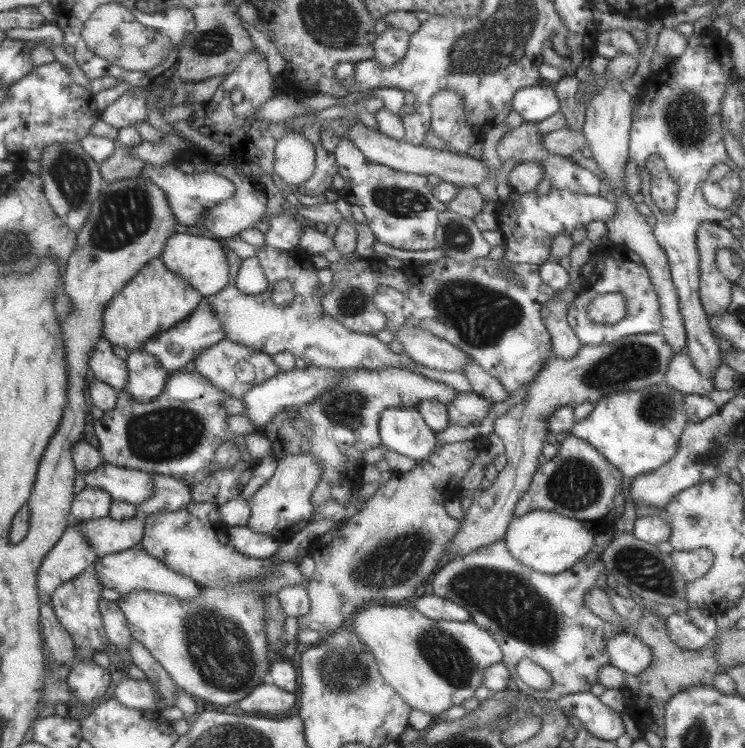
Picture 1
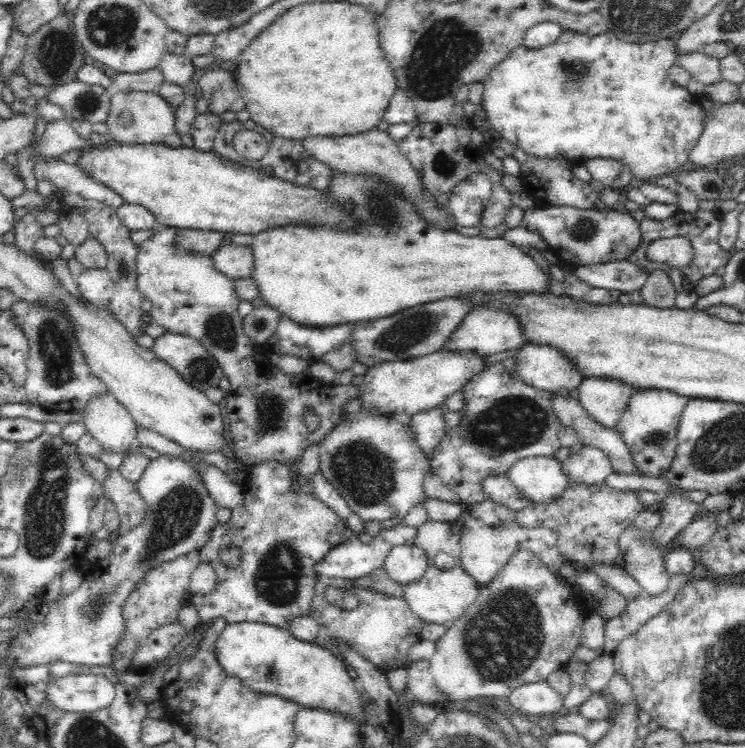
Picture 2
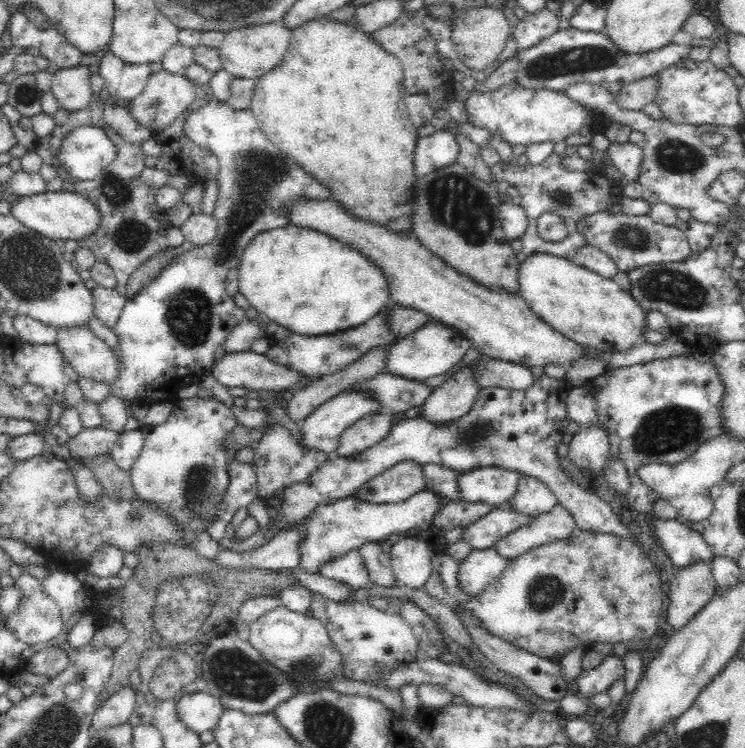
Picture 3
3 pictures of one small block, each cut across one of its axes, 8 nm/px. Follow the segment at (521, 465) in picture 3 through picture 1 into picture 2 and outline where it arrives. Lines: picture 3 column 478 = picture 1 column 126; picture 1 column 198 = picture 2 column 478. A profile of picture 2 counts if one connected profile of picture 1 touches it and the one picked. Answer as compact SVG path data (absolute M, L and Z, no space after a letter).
M513 353L492 360L486 368L472 377L463 386L465 407L461 411L460 424L448 431L440 445L427 455L430 468L452 492L459 496L464 504L479 503L486 500L482 482L490 474L507 473L519 460L532 456L553 457L561 447L558 436L563 427L553 407L553 393L537 389L522 382L516 368Z

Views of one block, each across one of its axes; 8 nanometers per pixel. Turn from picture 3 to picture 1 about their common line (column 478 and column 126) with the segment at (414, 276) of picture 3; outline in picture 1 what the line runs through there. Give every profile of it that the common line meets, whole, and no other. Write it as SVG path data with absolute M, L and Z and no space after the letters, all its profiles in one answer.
M160 257L152 258L137 271L133 278L129 279L129 282L125 283L119 293L113 295L113 298L105 306L102 316L102 336L112 346L120 346L128 353L133 350L139 350L149 338L157 336L160 332L175 326L180 320L187 318L202 299L201 295L184 278L167 270L162 265Z

